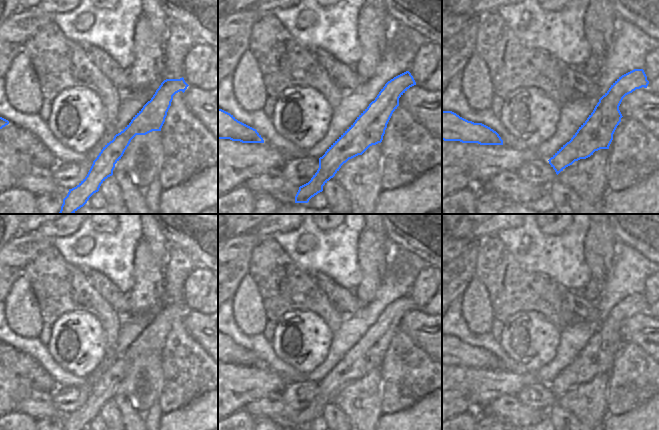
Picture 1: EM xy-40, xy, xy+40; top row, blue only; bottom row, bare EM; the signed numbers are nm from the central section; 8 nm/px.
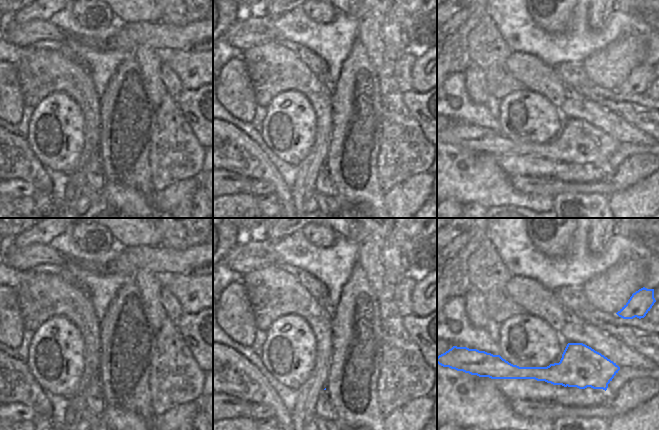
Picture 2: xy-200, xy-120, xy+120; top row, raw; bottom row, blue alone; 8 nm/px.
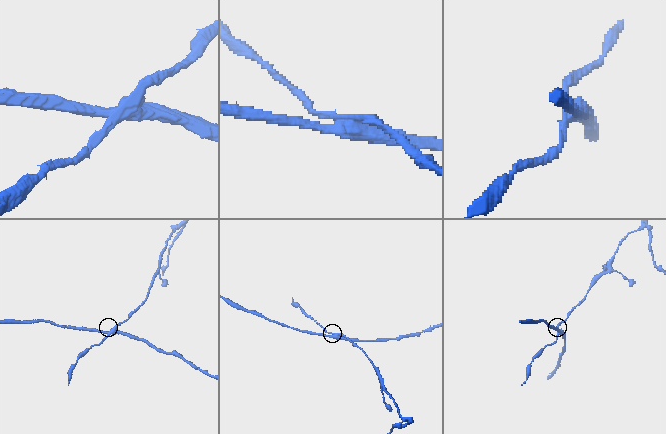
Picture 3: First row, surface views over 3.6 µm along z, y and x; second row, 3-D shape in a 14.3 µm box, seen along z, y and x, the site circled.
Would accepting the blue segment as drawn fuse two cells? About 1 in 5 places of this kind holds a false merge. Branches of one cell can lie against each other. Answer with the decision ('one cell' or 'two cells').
two cells

